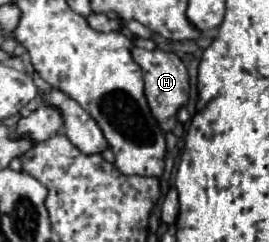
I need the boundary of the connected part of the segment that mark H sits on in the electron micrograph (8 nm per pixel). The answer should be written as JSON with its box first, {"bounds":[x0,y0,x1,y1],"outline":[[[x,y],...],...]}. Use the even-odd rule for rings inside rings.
{"bounds":[133,47,189,131],"outline":[[[139,47],[133,49],[133,59],[143,69],[145,95],[147,95],[153,117],[157,119],[163,131],[171,131],[177,123],[177,111],[189,101],[189,75],[183,61],[175,53],[165,53],[161,49],[147,51]]]}

